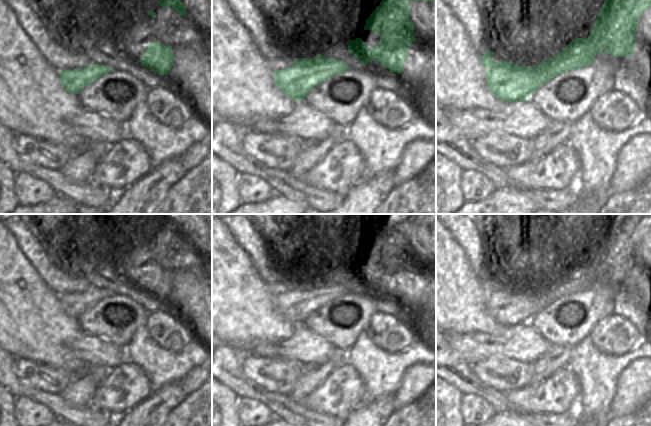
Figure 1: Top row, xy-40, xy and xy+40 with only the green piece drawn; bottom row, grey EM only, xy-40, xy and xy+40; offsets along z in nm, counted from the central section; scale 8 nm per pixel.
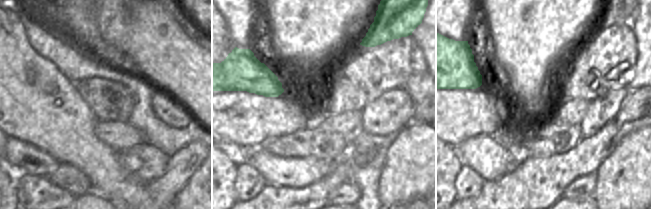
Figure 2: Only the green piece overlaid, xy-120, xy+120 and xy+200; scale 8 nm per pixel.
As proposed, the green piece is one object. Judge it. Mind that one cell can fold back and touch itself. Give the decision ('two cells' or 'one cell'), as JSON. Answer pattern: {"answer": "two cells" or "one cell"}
{"answer": "one cell"}

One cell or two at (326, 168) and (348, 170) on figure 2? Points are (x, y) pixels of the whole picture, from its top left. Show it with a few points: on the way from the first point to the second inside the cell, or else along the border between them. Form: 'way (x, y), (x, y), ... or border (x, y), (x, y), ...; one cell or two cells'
border (339, 162), (328, 174), (313, 182); two cells

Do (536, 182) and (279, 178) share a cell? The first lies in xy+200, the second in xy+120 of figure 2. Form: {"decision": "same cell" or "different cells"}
{"decision": "different cells"}

